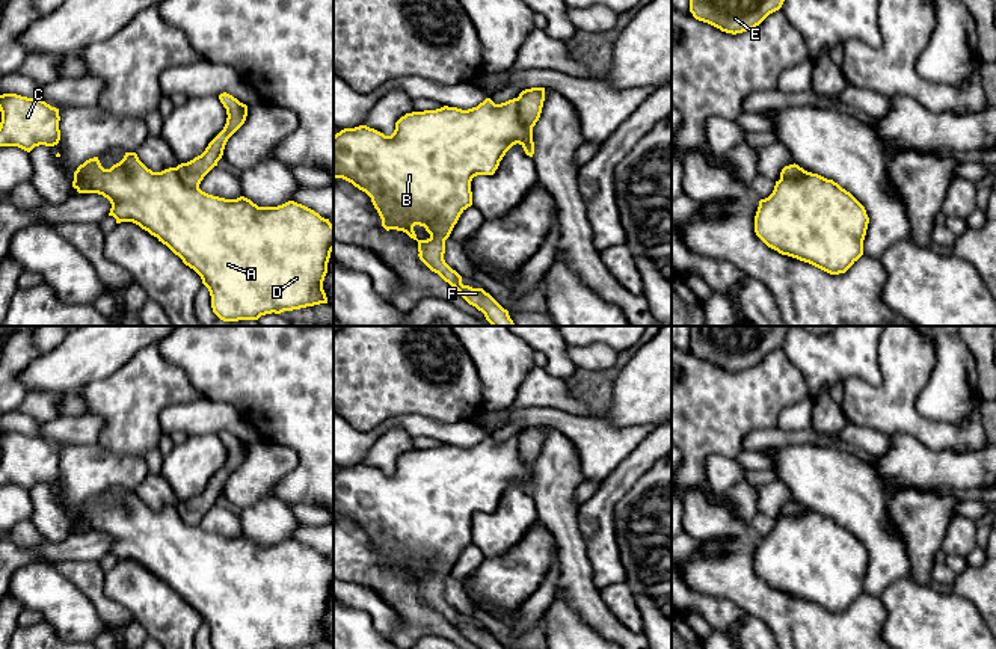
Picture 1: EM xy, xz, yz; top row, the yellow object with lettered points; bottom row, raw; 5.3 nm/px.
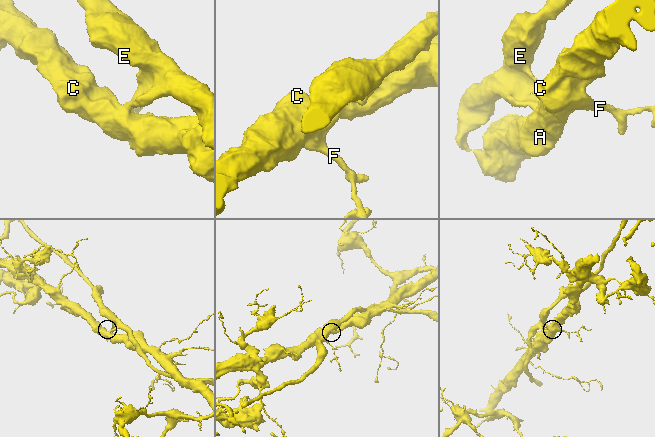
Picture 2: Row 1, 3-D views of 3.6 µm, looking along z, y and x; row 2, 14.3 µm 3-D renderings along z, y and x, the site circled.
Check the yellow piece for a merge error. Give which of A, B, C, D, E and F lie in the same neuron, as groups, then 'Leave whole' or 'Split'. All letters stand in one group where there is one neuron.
Groups: A B C D F / E. Split

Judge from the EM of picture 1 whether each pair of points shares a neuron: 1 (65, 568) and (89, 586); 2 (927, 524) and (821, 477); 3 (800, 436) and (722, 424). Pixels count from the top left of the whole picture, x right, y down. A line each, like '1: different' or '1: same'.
1: same
2: different
3: different

